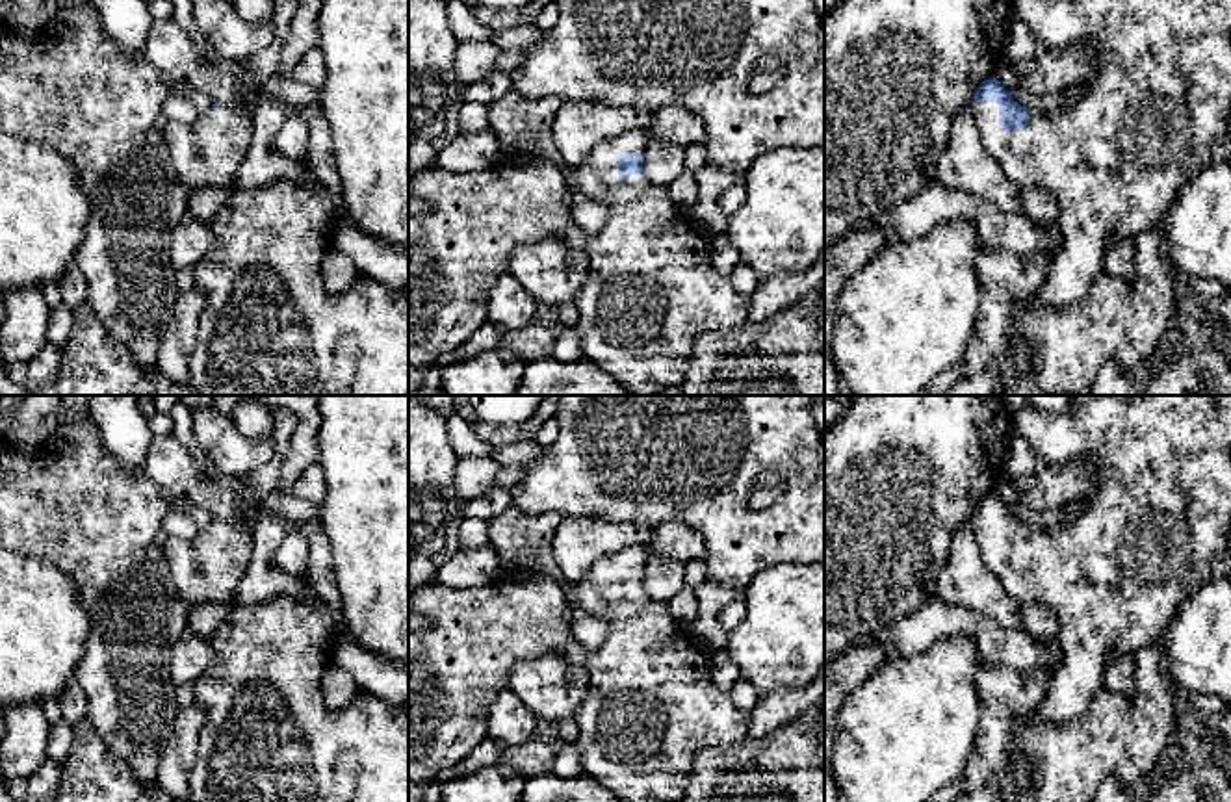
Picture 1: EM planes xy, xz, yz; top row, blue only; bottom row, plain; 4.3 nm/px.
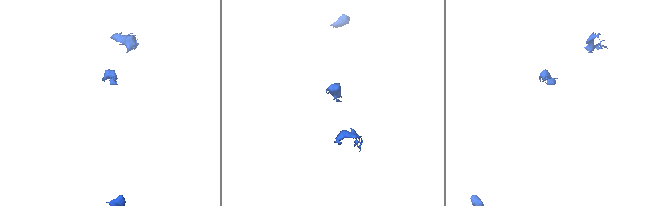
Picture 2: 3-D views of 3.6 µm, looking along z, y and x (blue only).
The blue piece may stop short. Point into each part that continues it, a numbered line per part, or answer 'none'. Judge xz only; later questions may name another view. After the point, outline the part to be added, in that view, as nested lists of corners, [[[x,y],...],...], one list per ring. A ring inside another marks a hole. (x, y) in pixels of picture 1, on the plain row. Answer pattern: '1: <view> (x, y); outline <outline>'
1: xz (650, 706); outline [[[642,546],[605,553],[576,583],[576,602],[609,624],[609,637],[603,644],[594,652],[587,652],[585,666],[590,674],[590,685],[574,713],[579,728],[576,746],[587,776],[613,791],[620,800],[680,802],[687,789],[694,754],[702,748],[745,739],[750,713],[737,709],[730,692],[713,683],[711,653],[694,644],[683,624],[670,614],[668,603],[654,602],[642,590],[629,590],[624,600],[618,598],[618,572],[642,570],[648,557]]]

